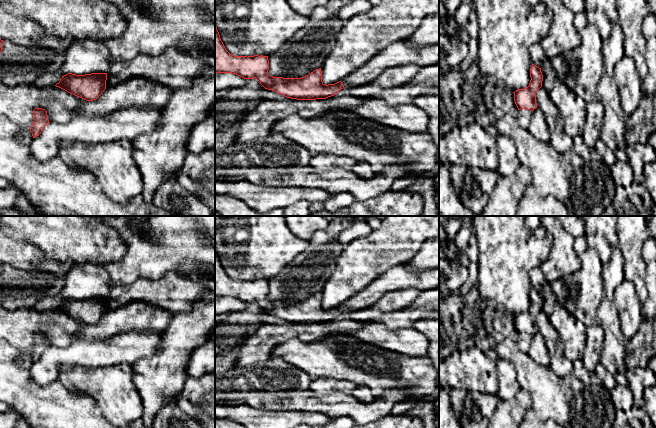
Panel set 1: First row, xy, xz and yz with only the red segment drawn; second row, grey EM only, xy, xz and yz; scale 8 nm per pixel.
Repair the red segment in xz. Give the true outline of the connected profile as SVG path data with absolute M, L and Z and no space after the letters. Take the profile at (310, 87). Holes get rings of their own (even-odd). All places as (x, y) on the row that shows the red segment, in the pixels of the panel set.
M215 24L215 73L232 73L244 79L256 78L268 90L297 100L326 99L344 87L366 85L388 68L417 64L421 67L439 63L439 44L412 46L406 40L394 42L381 50L366 64L335 84L322 82L321 68L301 78L273 77L268 74L268 56L234 56L230 54Z

